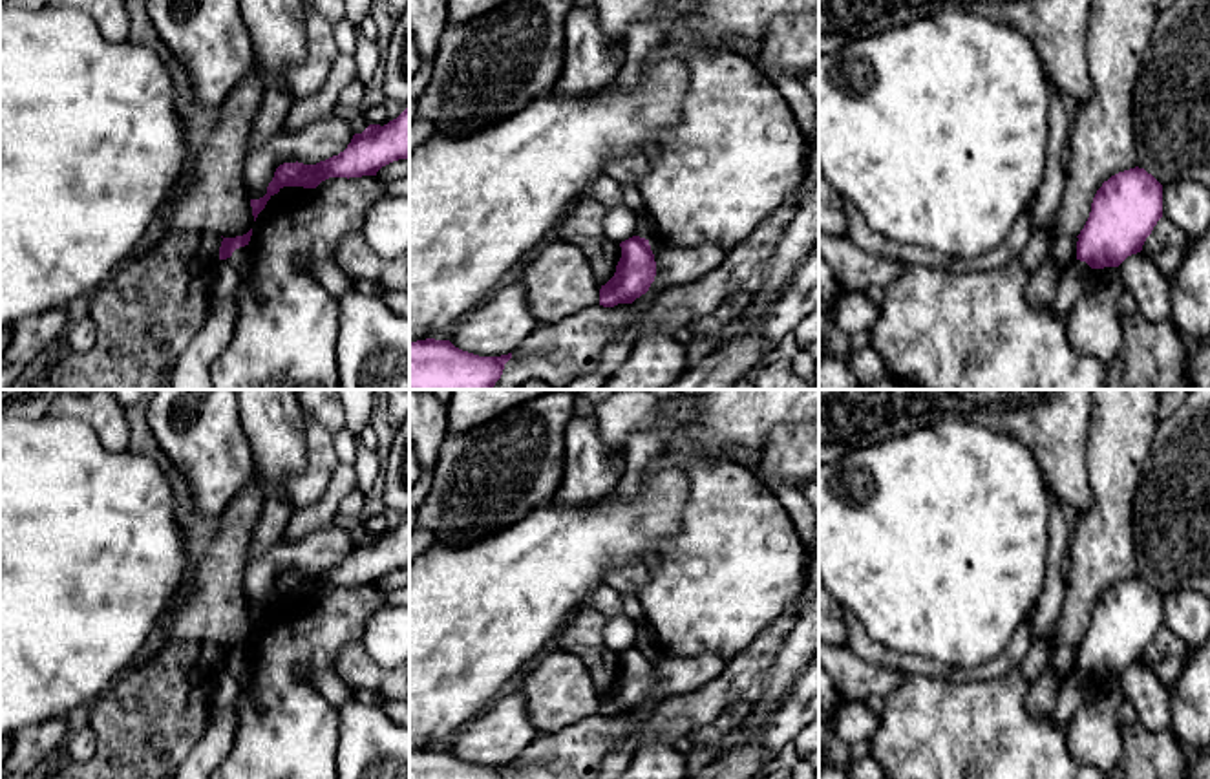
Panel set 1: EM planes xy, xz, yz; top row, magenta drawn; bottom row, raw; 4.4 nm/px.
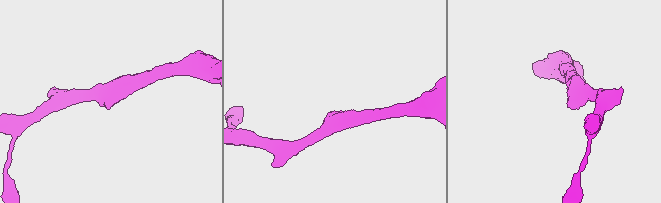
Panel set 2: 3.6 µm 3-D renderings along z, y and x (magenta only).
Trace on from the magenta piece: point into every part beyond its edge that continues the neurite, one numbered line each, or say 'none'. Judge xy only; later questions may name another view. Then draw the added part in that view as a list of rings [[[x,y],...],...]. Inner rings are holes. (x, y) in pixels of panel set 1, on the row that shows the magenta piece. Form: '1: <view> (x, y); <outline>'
none

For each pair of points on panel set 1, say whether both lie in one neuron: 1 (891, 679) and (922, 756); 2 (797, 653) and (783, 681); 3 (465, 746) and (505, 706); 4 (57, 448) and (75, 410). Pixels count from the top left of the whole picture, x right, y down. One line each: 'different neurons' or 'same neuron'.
1: different neurons
2: same neuron
3: same neuron
4: different neurons

